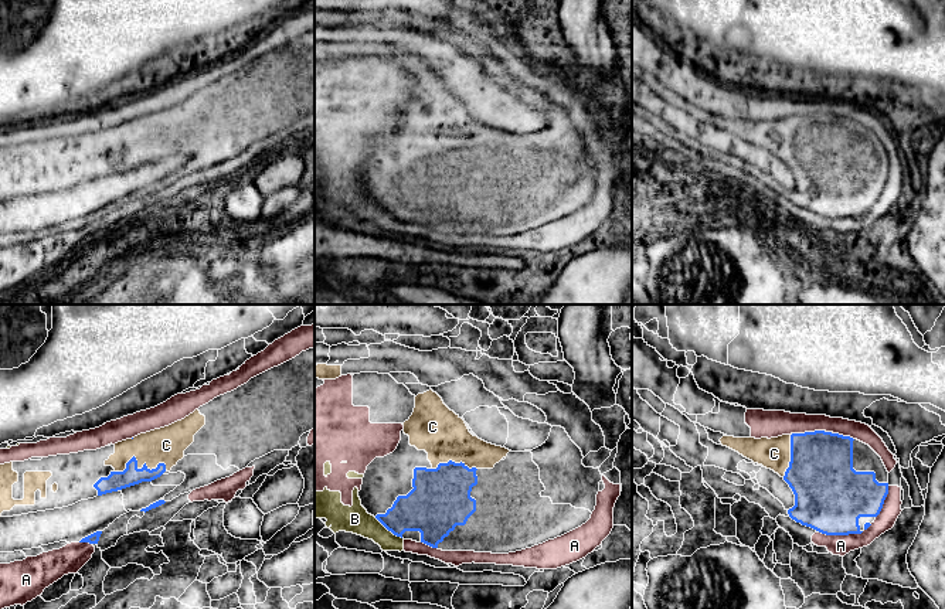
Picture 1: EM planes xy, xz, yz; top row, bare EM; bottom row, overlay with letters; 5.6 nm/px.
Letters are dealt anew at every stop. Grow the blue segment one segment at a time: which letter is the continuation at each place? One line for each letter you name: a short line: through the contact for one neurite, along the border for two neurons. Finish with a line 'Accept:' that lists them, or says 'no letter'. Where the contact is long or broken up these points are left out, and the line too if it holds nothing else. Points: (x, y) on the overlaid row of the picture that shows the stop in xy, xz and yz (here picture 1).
Accept: C

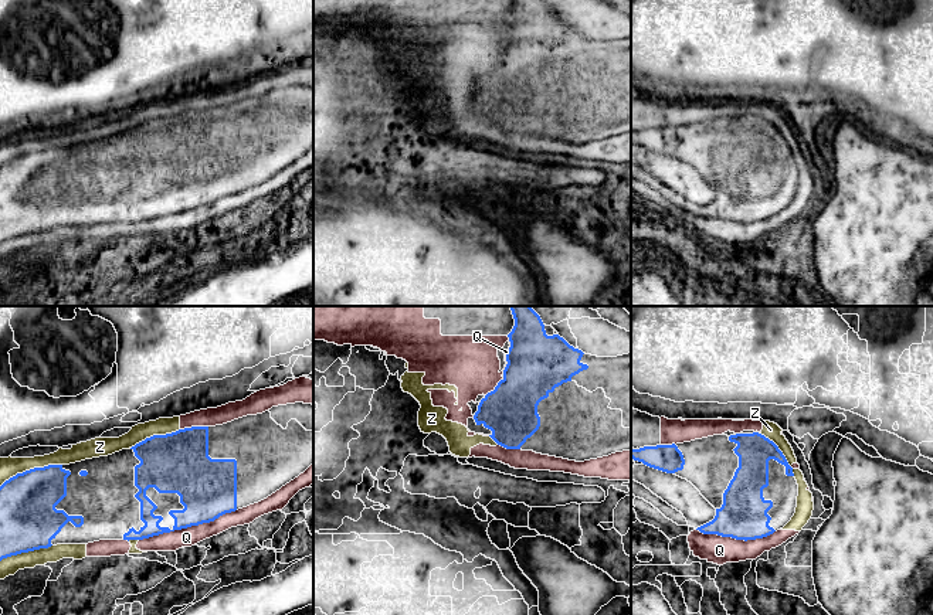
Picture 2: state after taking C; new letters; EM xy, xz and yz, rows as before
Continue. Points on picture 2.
Accept: no letter

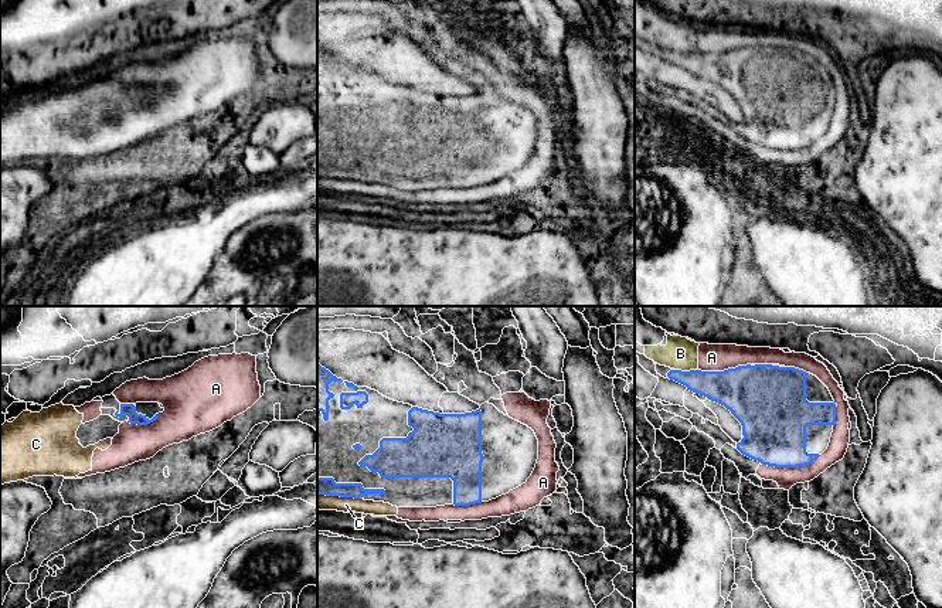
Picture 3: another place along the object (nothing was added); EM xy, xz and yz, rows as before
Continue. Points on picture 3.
Accept: no letter

